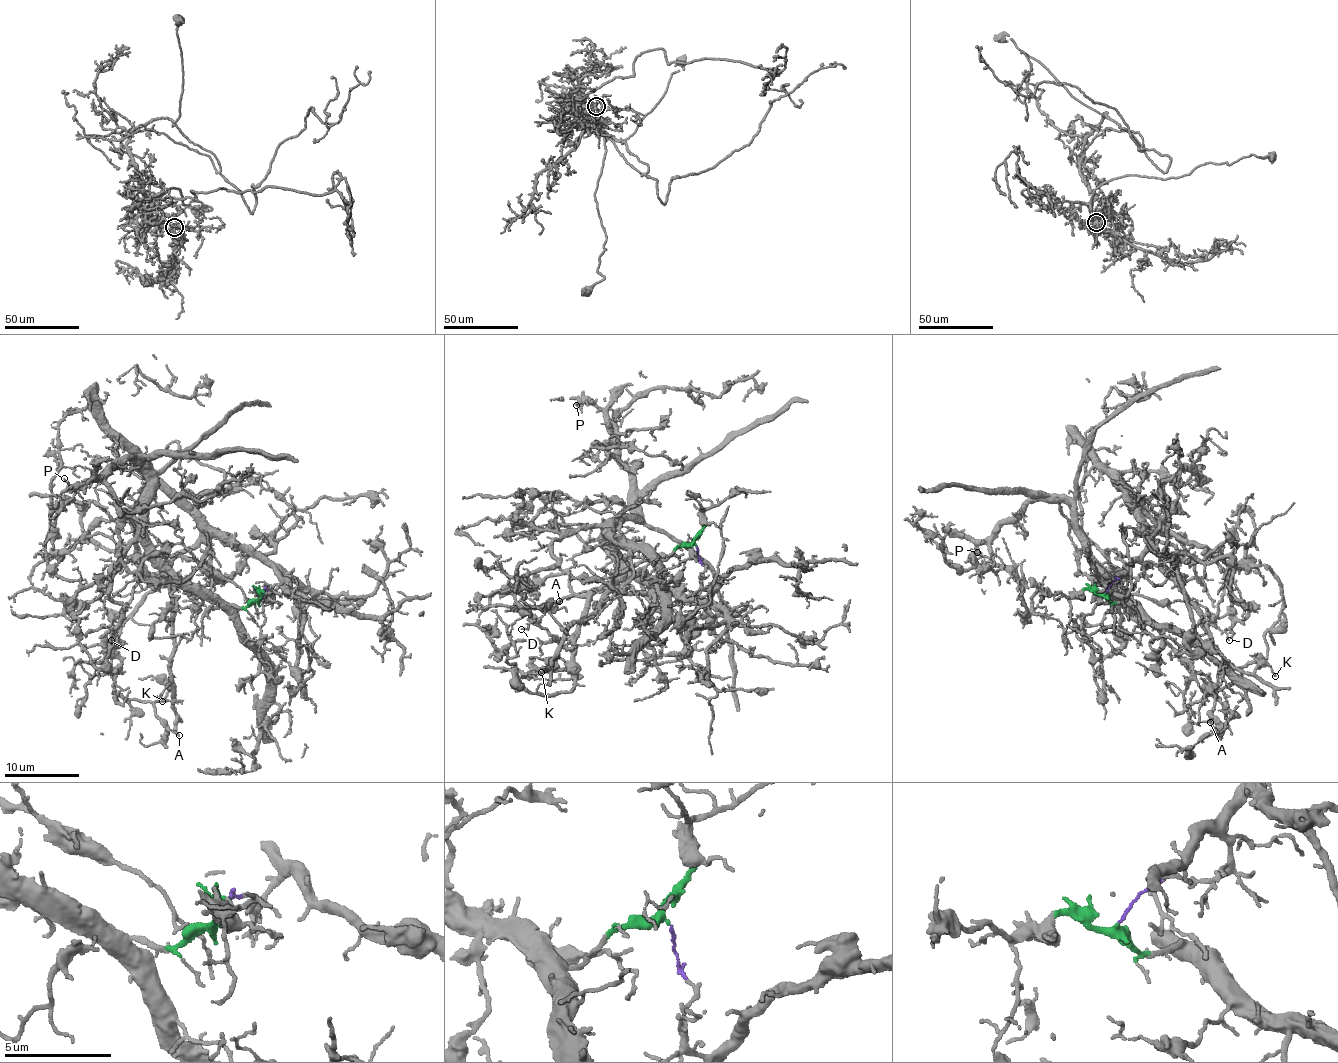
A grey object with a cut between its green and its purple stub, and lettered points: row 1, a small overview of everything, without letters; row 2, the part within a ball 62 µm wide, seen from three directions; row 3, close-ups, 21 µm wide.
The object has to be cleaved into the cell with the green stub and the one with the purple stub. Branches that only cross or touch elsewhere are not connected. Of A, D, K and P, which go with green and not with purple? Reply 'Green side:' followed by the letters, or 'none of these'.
Green side: A, P

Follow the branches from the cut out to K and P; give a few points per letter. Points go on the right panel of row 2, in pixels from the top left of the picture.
K: (1105, 592), (1142, 571), (1150, 542), (1143, 532), (1212, 645), (1250, 673), (1266, 665), (1275, 676)
P: (1104, 593), (1113, 603), (1127, 600), (1091, 557), (1066, 503), (1024, 502), (980, 539), (977, 551)

